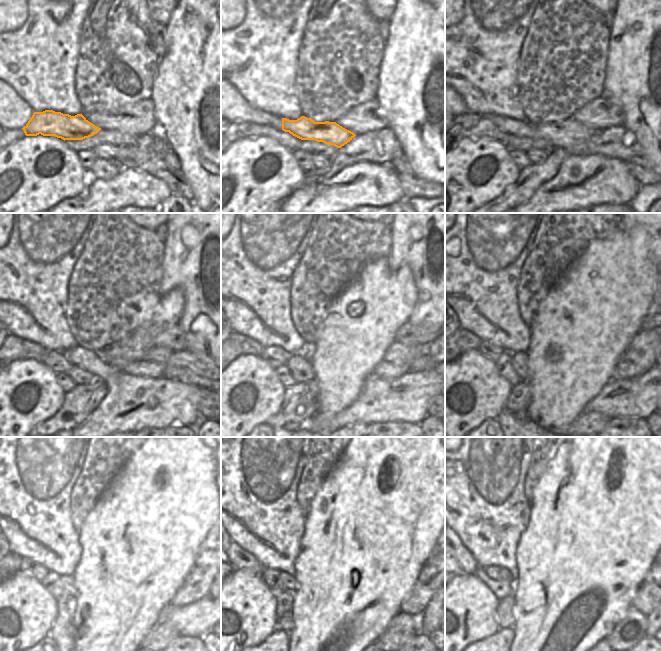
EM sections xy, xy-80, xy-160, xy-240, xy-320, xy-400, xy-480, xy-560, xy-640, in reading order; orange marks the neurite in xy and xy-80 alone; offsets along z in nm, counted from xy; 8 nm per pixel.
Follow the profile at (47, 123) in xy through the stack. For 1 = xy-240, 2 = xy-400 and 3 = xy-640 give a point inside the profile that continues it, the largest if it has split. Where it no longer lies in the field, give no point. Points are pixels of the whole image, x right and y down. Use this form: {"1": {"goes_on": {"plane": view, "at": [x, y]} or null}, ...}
{"1": {"goes_on": {"plane": "xy-240", "at": [151, 364]}}, "2": {"goes_on": {"plane": "xy-400", "at": [640, 356]}}, "3": {"goes_on": {"plane": "xy-640", "at": [648, 595]}}}

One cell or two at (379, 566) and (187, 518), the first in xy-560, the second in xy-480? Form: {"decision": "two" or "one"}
{"decision": "one"}

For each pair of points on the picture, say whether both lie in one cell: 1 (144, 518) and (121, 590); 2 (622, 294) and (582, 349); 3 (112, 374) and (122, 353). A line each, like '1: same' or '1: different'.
1: same
2: same
3: different

